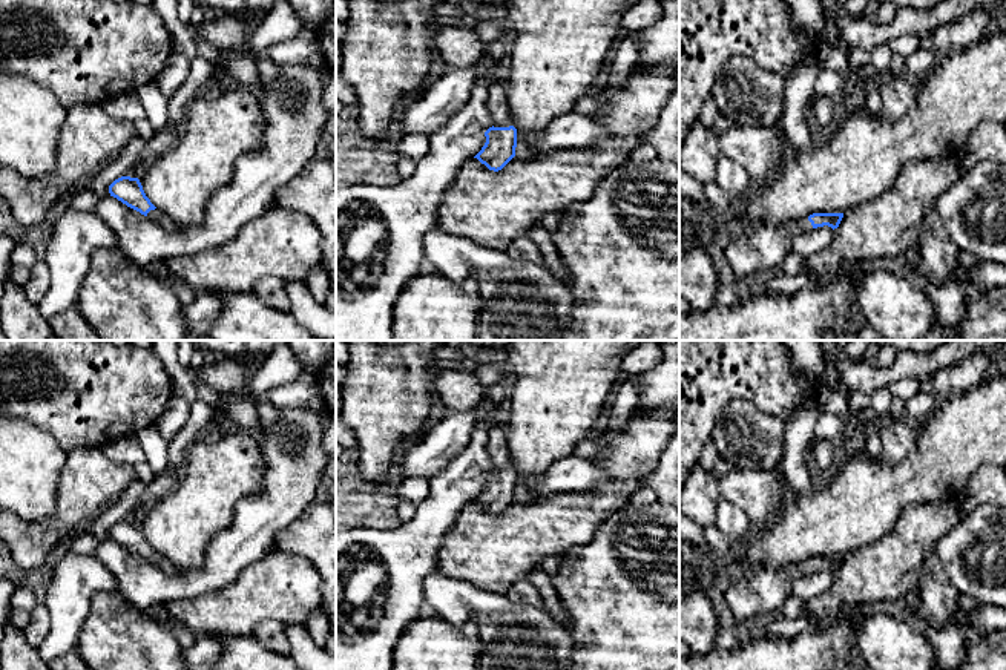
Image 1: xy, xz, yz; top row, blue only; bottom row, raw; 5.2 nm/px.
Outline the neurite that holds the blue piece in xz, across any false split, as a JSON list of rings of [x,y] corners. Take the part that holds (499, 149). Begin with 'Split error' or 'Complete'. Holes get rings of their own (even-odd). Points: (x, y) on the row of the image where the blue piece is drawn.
Split error. [[[494,78],[488,83],[486,106],[494,126],[485,132],[486,143],[474,158],[489,170],[498,172],[515,156],[517,129],[512,126],[506,84]]]

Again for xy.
Split error. [[[121,176],[109,186],[110,196],[117,198],[127,207],[149,216],[155,224],[167,232],[178,232],[179,225],[158,210],[146,196],[138,178]]]

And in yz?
Split error. [[[813,213],[782,225],[741,228],[724,244],[725,262],[739,282],[759,273],[773,273],[791,253],[791,242],[799,233],[824,225],[834,230],[842,218],[843,213]]]

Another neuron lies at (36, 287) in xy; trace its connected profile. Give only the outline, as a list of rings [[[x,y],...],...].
[[[38,261],[29,268],[29,278],[21,290],[29,302],[38,305],[51,287],[51,273],[44,261]]]

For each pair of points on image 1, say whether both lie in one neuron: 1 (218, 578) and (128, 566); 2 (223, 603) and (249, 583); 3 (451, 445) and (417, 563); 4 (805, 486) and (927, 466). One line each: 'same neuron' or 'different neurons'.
1: same neuron
2: same neuron
3: different neurons
4: different neurons

